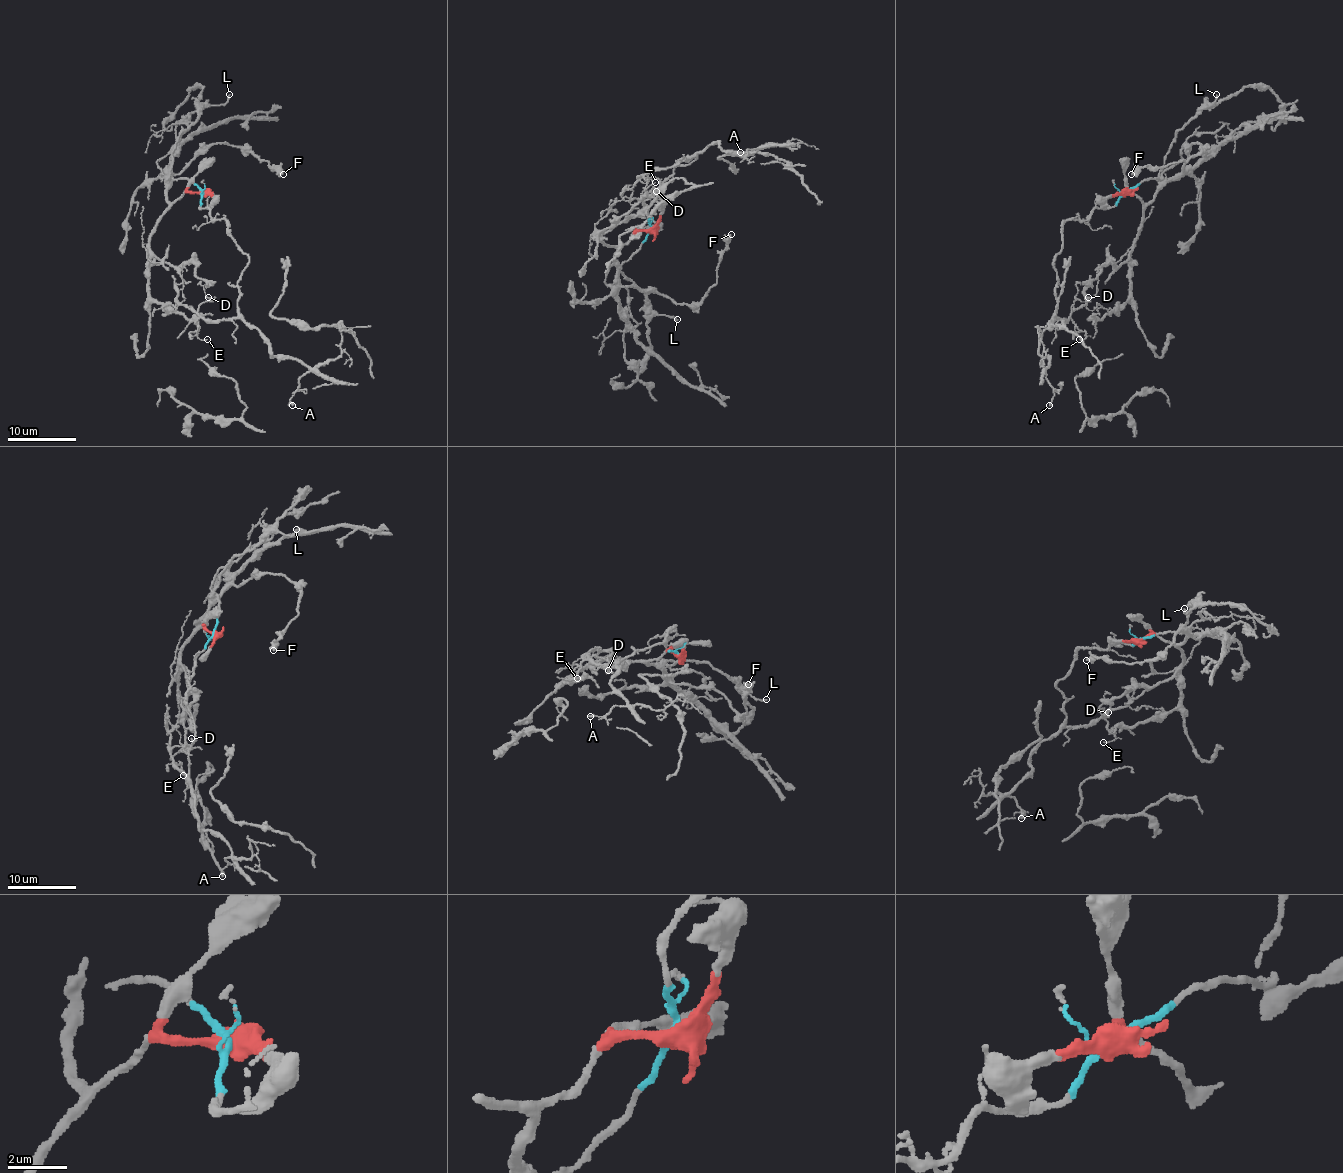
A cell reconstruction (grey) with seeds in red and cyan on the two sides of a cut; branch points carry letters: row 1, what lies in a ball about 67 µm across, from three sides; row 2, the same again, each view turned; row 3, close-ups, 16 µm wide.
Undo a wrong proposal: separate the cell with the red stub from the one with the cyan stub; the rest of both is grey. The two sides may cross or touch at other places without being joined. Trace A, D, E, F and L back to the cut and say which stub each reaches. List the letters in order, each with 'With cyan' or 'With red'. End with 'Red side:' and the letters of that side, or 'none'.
A: With cyan
D: With cyan
E: With cyan
F: With red
L: With red
Red side: F, L

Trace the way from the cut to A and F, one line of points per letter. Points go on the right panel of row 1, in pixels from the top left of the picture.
A: (1126, 191), (1113, 206), (1063, 223), (1055, 258), (1057, 314), (1043, 331), (1039, 353), (1050, 360), (1050, 406)
F: (1126, 191), (1145, 203), (1183, 174), (1193, 143), (1200, 145), (1201, 150), (1179, 162), (1138, 167), (1132, 174)

